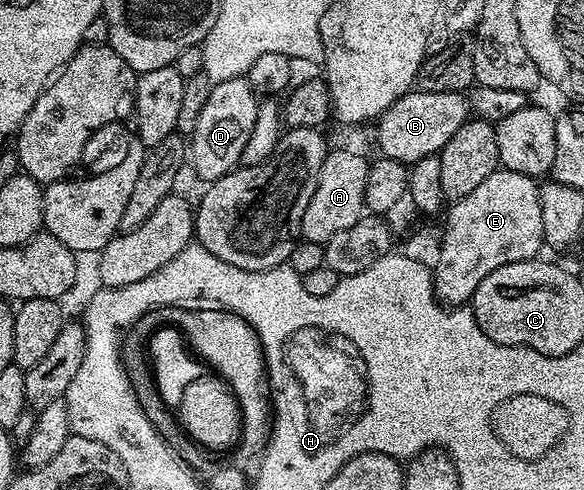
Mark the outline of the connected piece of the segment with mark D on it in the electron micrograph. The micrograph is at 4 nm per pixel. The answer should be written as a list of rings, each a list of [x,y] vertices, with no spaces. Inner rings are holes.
[[[248,77],[223,80],[214,85],[187,146],[188,161],[193,164],[202,183],[214,182],[240,163],[251,128],[255,128],[255,120],[259,117],[257,101],[259,95]]]

